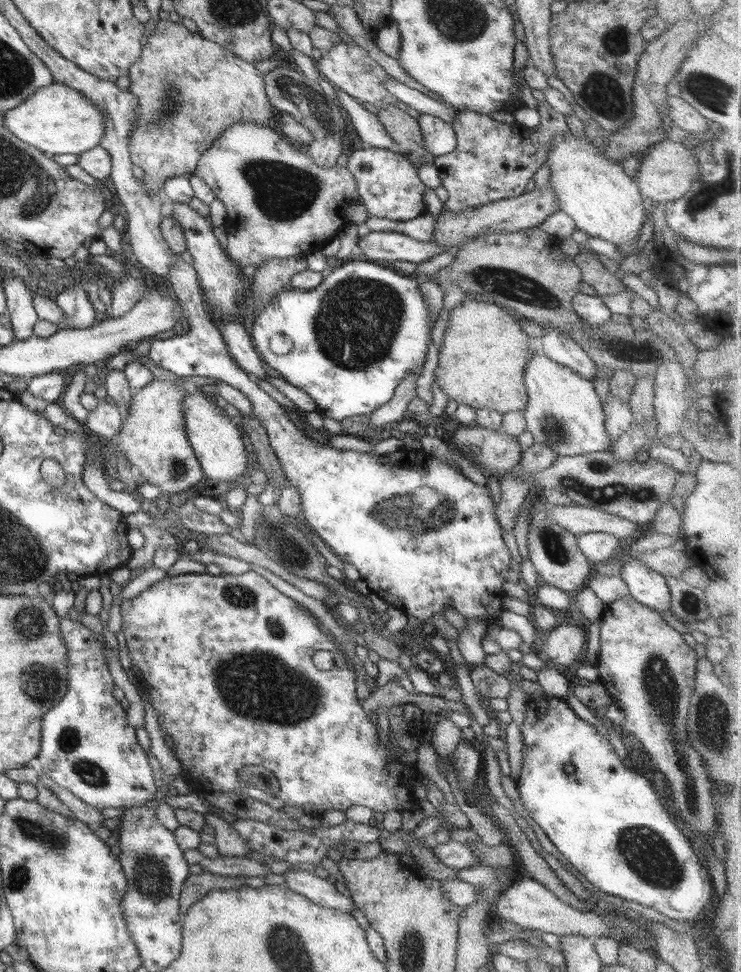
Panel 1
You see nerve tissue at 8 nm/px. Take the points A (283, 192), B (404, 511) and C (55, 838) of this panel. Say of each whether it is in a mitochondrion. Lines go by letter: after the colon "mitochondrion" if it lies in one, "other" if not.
A: mitochondrion
B: mitochondrion
C: mitochondrion

